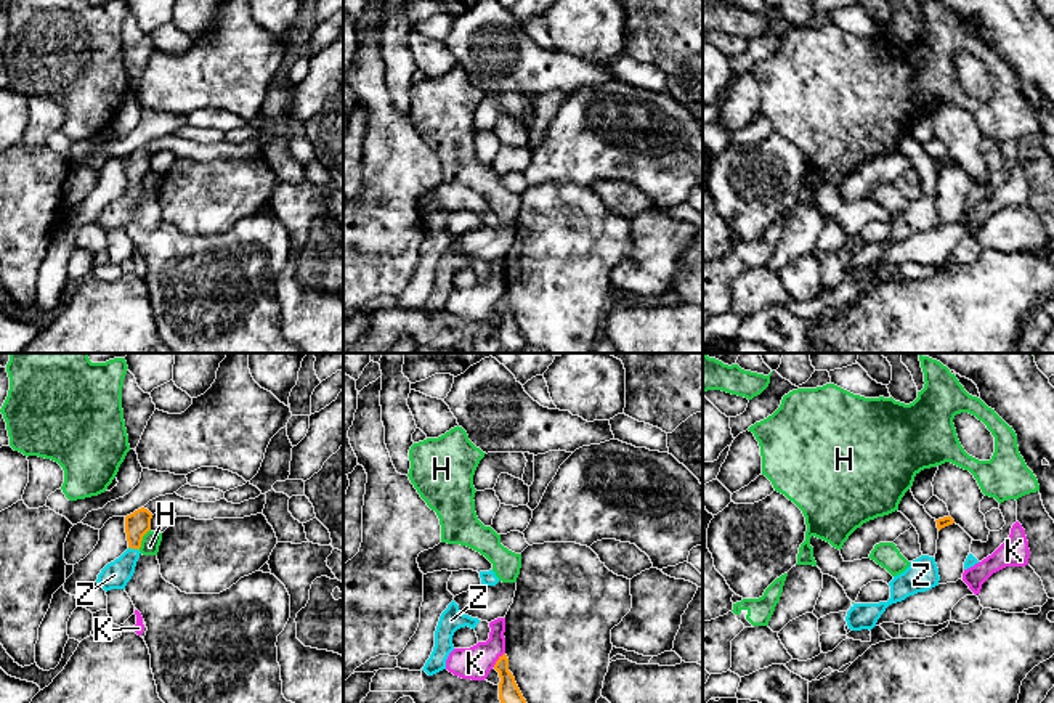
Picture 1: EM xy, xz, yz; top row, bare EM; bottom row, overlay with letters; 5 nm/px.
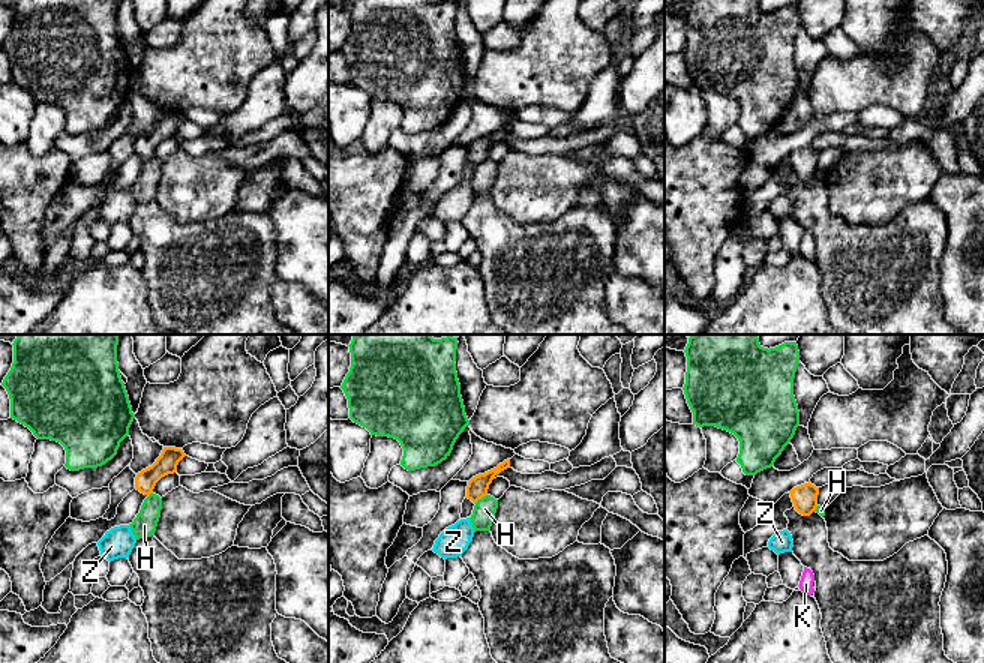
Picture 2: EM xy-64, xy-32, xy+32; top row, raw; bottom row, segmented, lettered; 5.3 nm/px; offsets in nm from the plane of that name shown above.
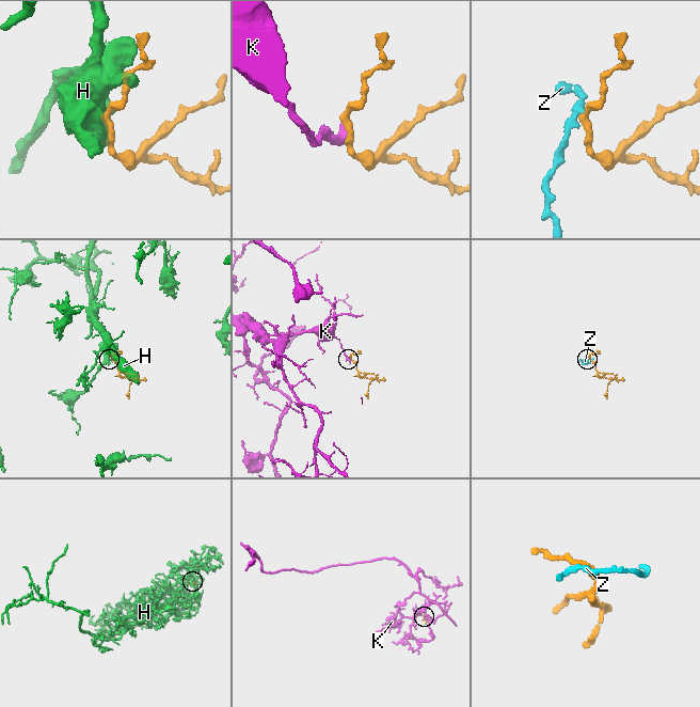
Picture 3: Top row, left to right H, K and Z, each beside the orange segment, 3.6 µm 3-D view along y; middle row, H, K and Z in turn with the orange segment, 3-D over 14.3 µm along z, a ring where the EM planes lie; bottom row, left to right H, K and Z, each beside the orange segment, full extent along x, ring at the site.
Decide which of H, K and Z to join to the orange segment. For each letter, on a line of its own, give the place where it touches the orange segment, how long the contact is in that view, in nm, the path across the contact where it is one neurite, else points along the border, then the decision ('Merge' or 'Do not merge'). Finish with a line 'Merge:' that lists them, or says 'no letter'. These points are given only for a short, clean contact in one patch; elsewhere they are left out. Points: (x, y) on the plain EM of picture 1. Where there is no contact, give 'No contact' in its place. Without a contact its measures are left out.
H: Touches orange at xy (141, 180). Shared border 130 nm. Boundary: xy (149, 169), (138, 190). Do not merge
K: Touches orange at xz (498, 300). Shared border 100 nm. Boundary: xz (504, 292), (493, 307). Do not merge
Z: Touches orange at xy (133, 188). Shared border 60 nm. Path across: xy (138, 164), (135, 167), (133, 188), (116, 215). Merge
Merge: Z

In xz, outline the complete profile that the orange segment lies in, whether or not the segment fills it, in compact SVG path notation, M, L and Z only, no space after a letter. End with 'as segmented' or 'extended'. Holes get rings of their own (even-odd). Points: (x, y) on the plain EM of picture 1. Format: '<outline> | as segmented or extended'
M504 294L494 305L494 310L499 313L499 340L502 347L509 352L518 352L526 345L513 315L509 311L509 299Z | as segmented

